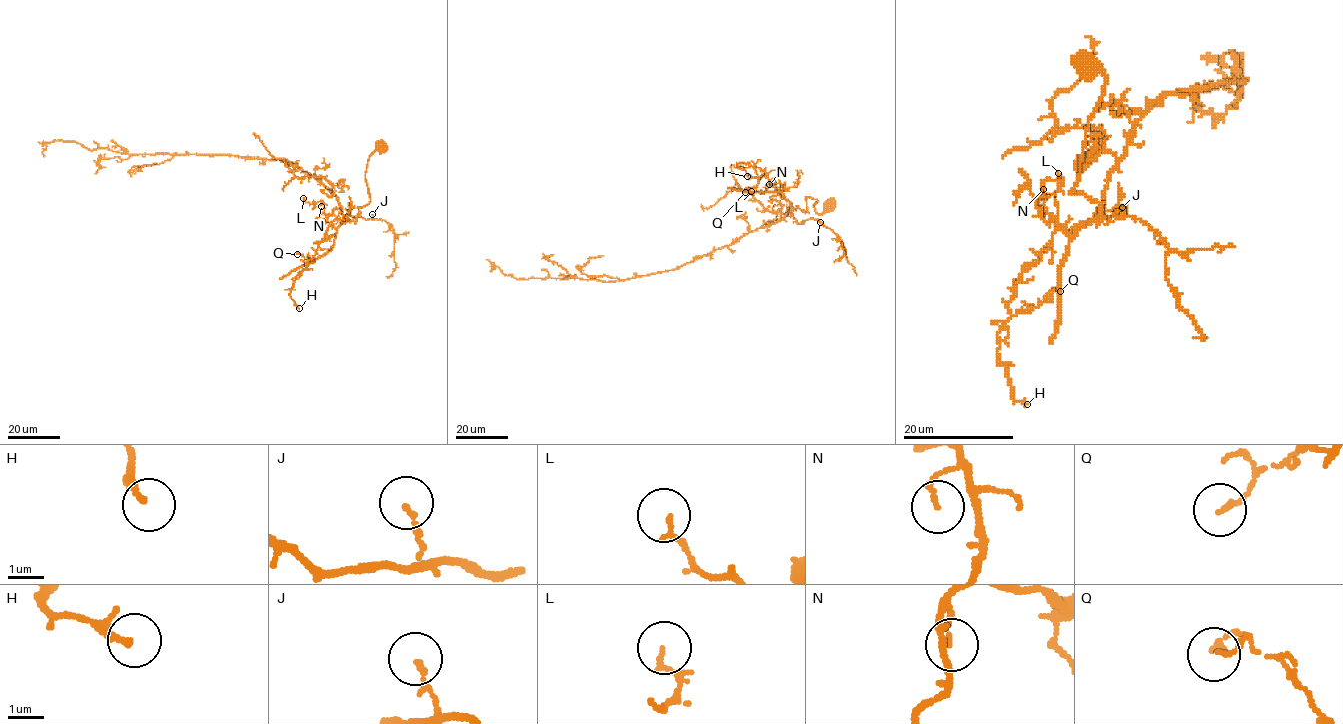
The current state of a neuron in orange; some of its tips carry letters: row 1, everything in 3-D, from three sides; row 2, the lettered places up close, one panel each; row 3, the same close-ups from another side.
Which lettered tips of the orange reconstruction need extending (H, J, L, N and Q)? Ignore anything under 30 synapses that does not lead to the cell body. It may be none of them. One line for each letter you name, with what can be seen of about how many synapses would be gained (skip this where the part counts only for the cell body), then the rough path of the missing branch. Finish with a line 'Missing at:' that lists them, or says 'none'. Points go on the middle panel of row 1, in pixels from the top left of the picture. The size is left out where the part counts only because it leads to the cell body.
Missing at: none

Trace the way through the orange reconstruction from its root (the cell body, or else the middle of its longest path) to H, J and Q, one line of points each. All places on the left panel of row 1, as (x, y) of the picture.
H: (381, 146), (365, 172), (369, 202), (353, 219), (329, 226), (293, 283), (289, 296), (299, 308)
J: (381, 146), (370, 156), (365, 172), (369, 202), (358, 207), (353, 219), (344, 216), (369, 219), (372, 214)
Q: (381, 146), (365, 172), (369, 202), (353, 219), (329, 226), (309, 265), (297, 254)

